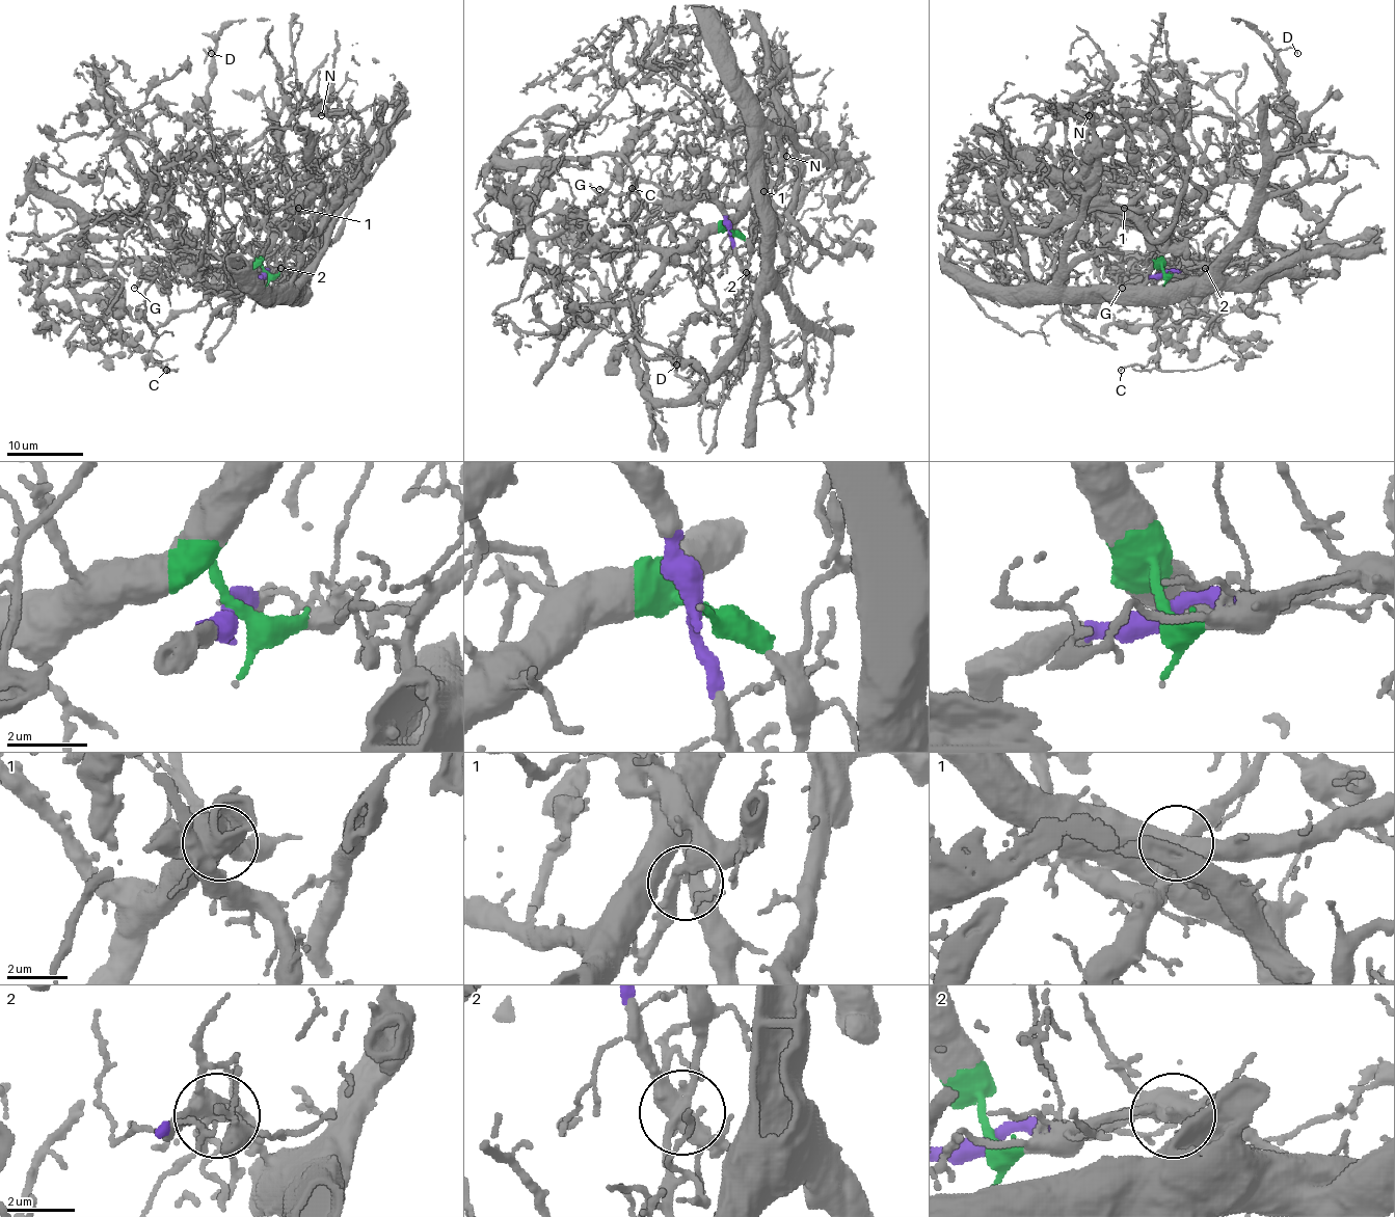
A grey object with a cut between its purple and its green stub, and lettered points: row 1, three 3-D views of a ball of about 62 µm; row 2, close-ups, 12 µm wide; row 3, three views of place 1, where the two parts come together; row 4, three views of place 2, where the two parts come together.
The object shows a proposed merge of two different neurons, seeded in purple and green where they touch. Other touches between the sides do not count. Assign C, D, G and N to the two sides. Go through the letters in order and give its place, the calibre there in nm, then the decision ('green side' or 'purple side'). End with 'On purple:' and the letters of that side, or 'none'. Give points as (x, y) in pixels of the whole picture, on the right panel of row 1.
C: at (1121, 370); 130 nm thick; green side
D: at (1297, 53); 70 nm thick; green side
G: at (1122, 288); 140 nm thick; purple side
N: at (1089, 115); 130 nm thick; purple side
On purple: G, N

